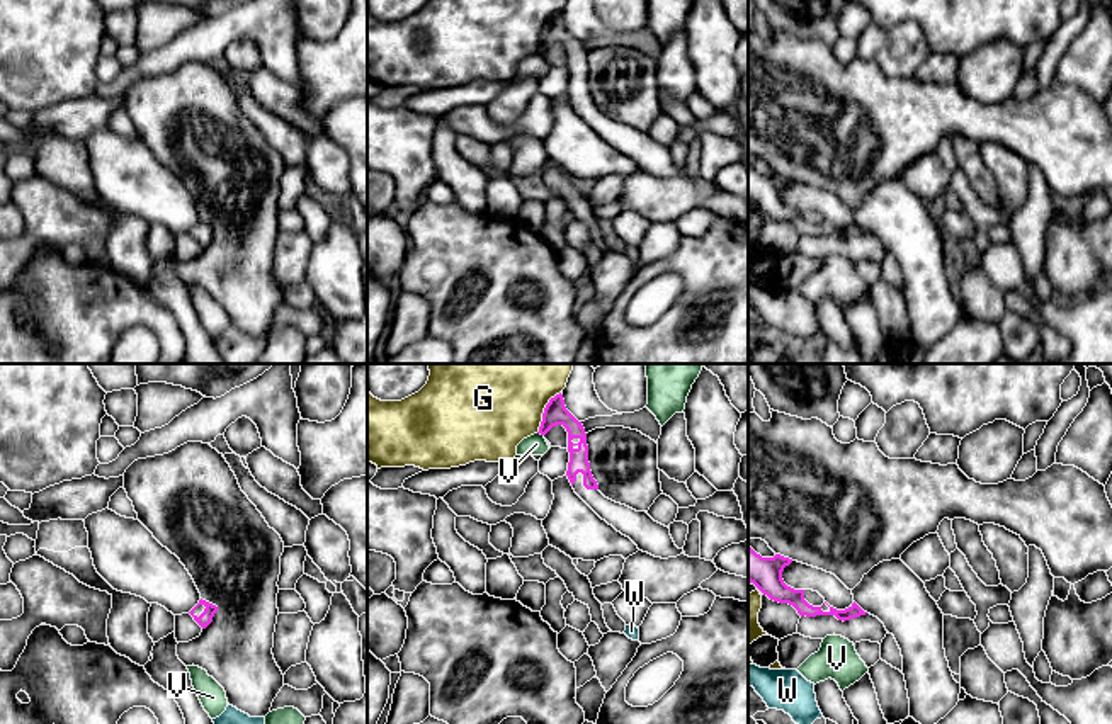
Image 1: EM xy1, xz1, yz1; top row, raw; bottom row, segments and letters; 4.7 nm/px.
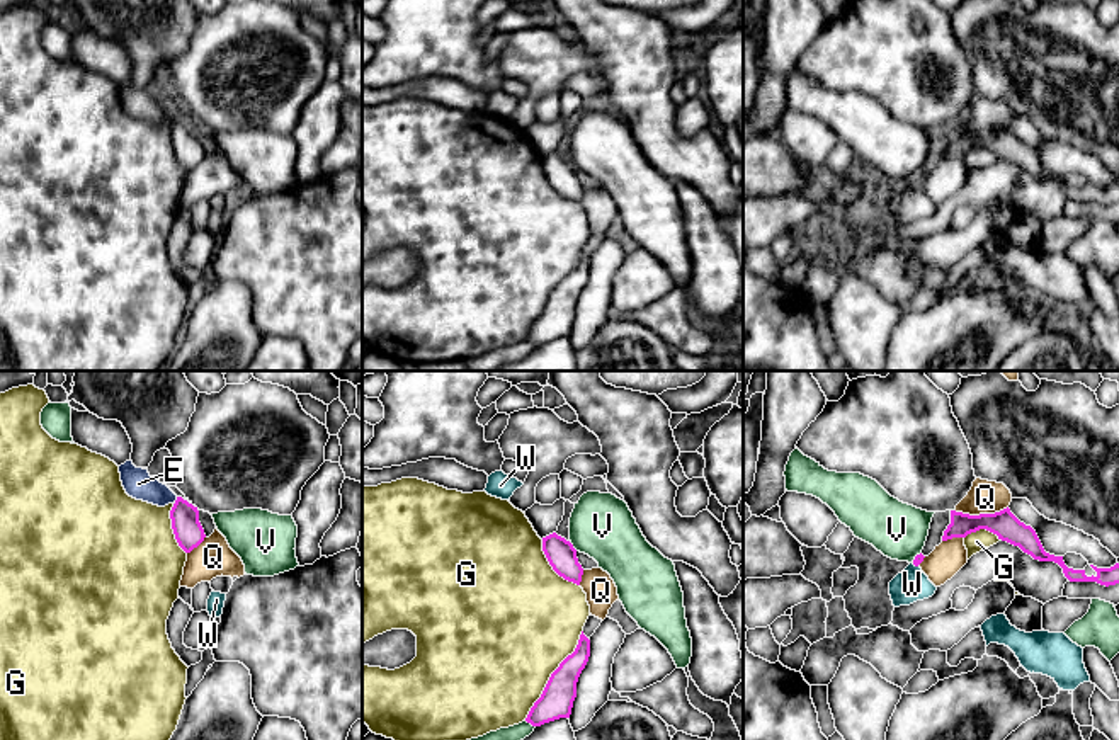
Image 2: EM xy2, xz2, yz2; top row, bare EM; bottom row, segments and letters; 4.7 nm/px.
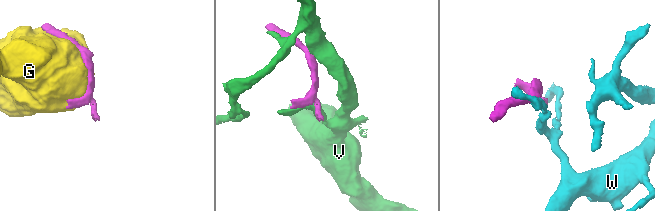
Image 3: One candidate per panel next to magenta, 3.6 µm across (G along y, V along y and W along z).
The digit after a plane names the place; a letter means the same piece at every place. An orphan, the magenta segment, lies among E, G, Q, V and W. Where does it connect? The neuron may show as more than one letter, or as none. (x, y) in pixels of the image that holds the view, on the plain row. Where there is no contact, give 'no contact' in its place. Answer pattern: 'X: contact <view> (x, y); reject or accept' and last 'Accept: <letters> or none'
E: contact xy2 (177, 118); reject
G: contact xz2 (551, 295); reject
Q: contact yz2 (980, 133); reject
V: contact xz2 (531, 342); reject
W: contact yz2 (915, 184); reject
Accept: none

